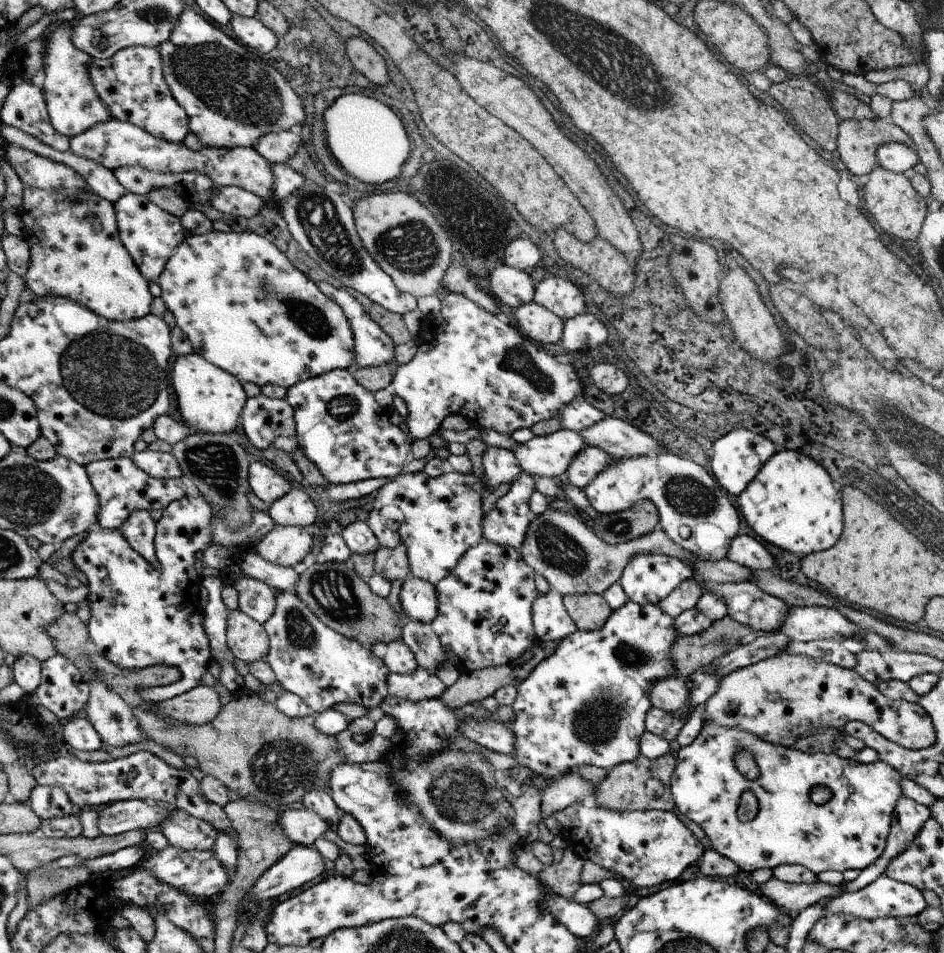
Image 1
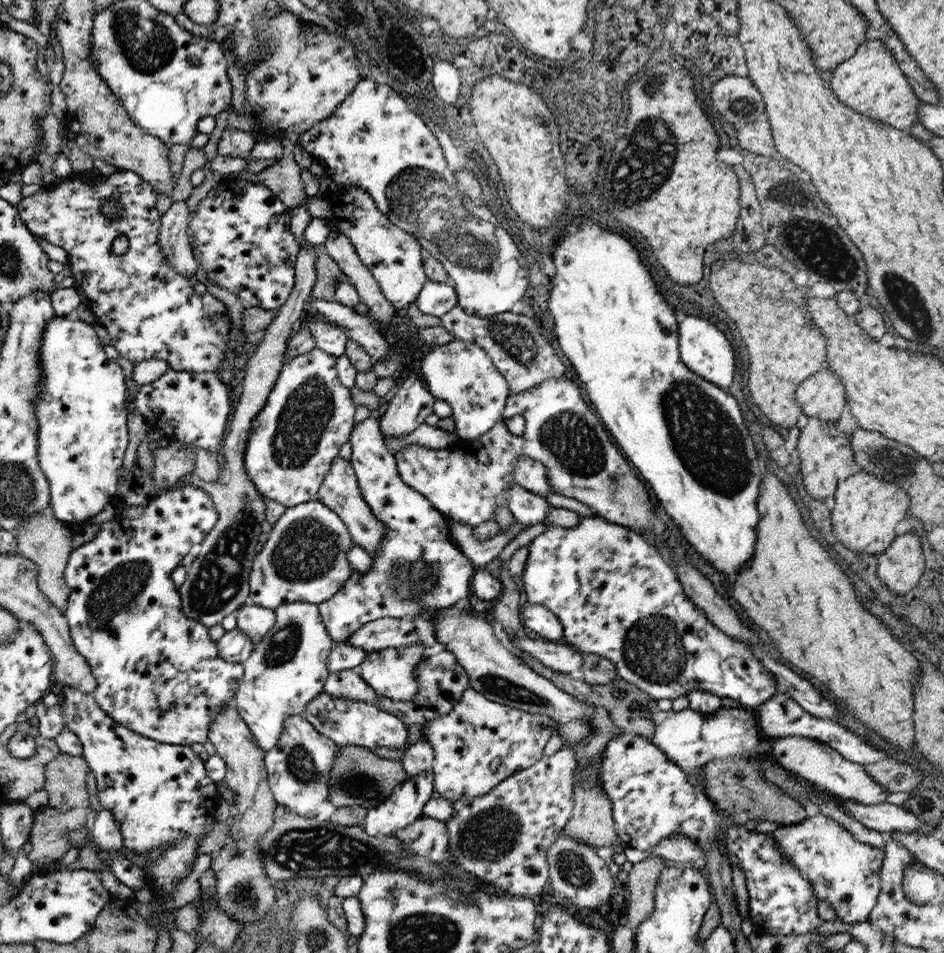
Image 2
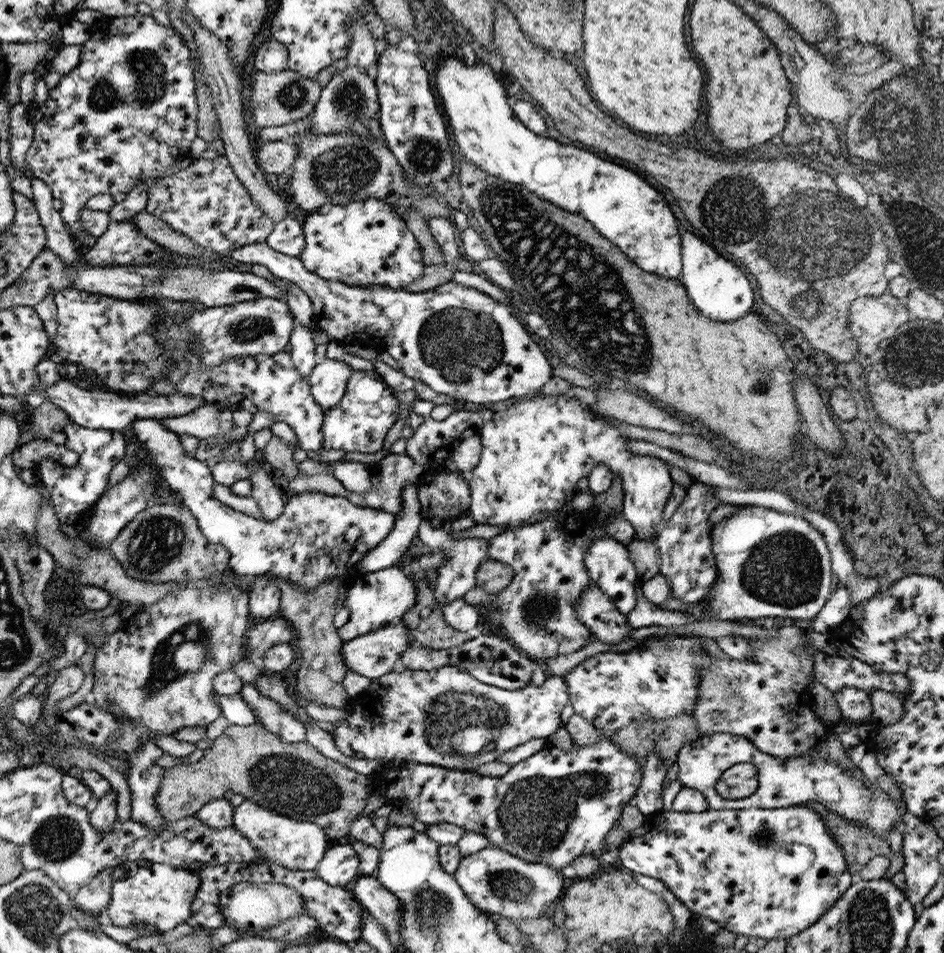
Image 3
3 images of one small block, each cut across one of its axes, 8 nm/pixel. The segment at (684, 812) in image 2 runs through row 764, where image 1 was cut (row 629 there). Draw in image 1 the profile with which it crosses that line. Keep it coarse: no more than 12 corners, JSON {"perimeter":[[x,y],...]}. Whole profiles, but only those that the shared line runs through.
{"perimeter":[[628,601],[520,684],[513,756],[547,781],[641,754],[675,619]]}

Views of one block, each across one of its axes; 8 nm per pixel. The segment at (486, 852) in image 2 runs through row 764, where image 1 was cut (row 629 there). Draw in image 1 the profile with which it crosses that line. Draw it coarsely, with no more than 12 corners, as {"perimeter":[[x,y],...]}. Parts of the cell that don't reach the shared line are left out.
{"perimeter":[[554,588],[534,599],[534,642],[579,630]]}

